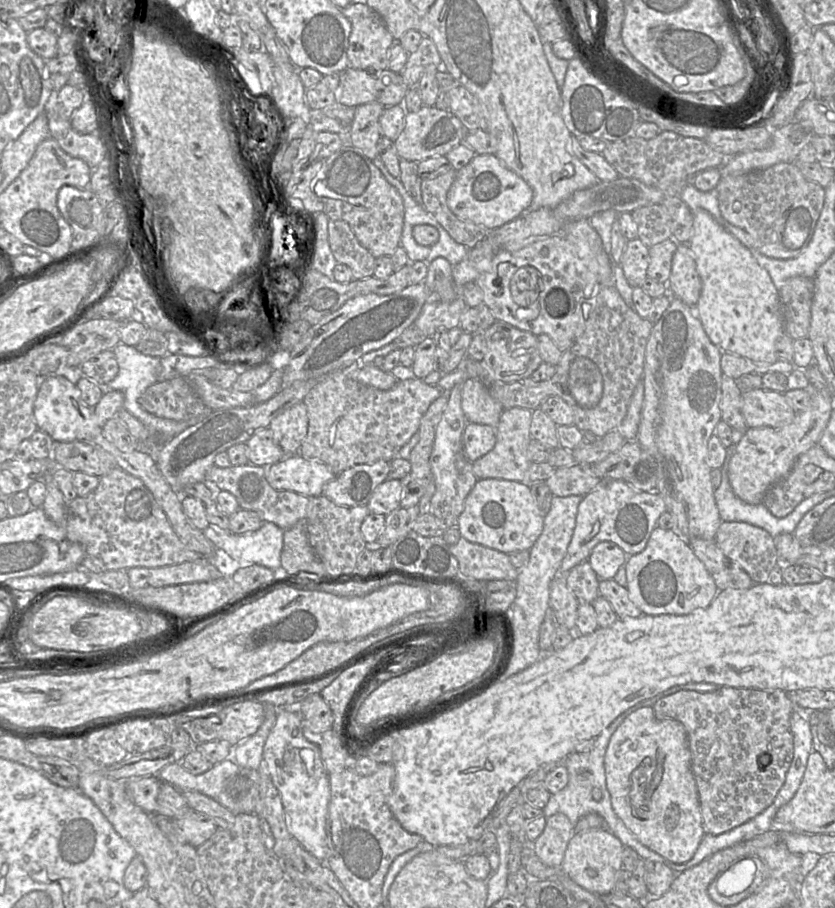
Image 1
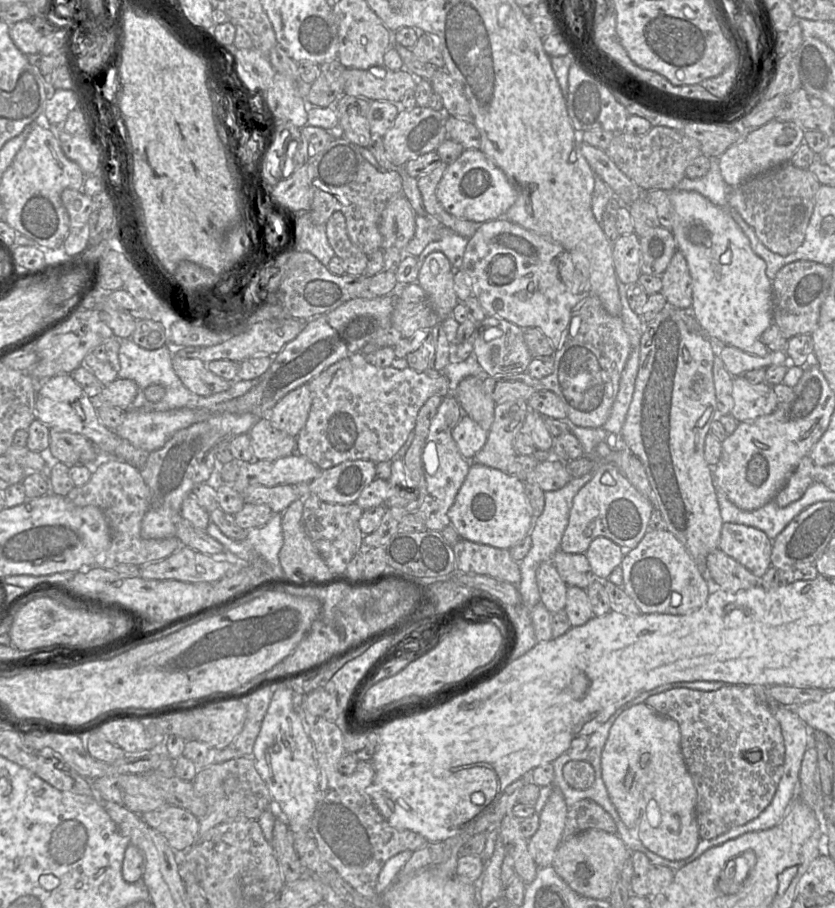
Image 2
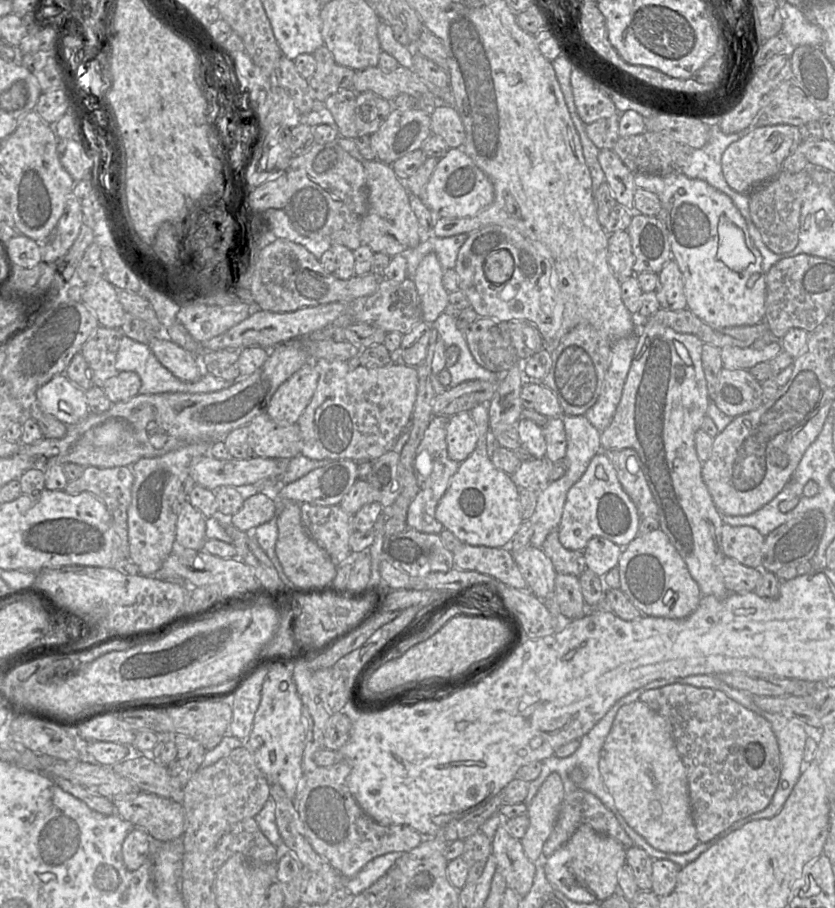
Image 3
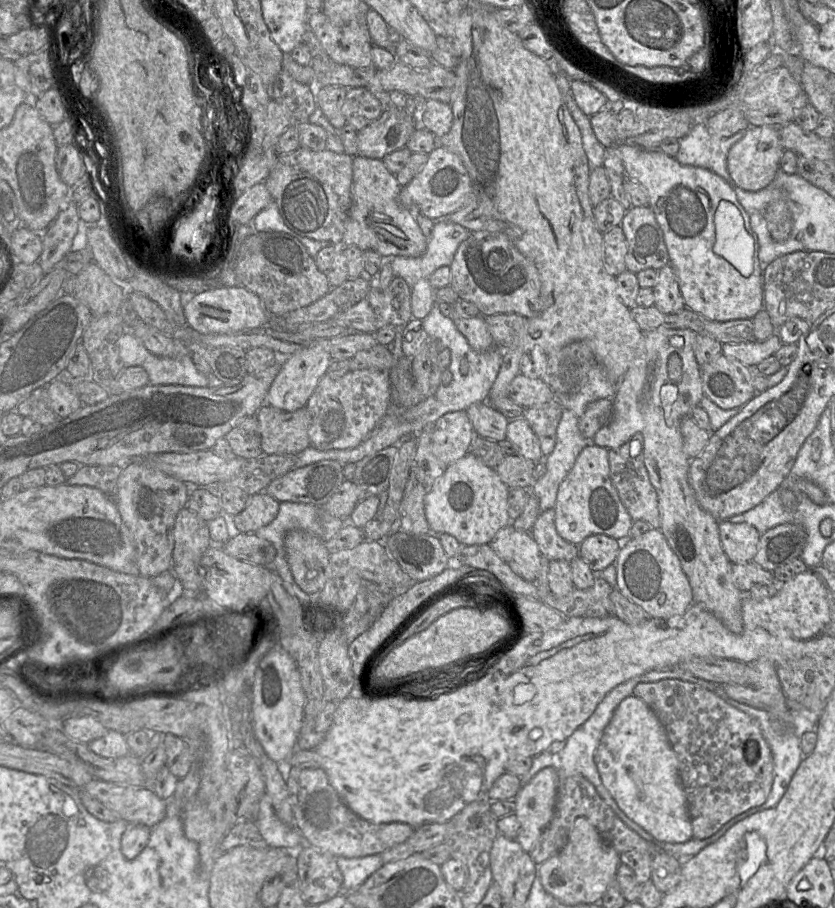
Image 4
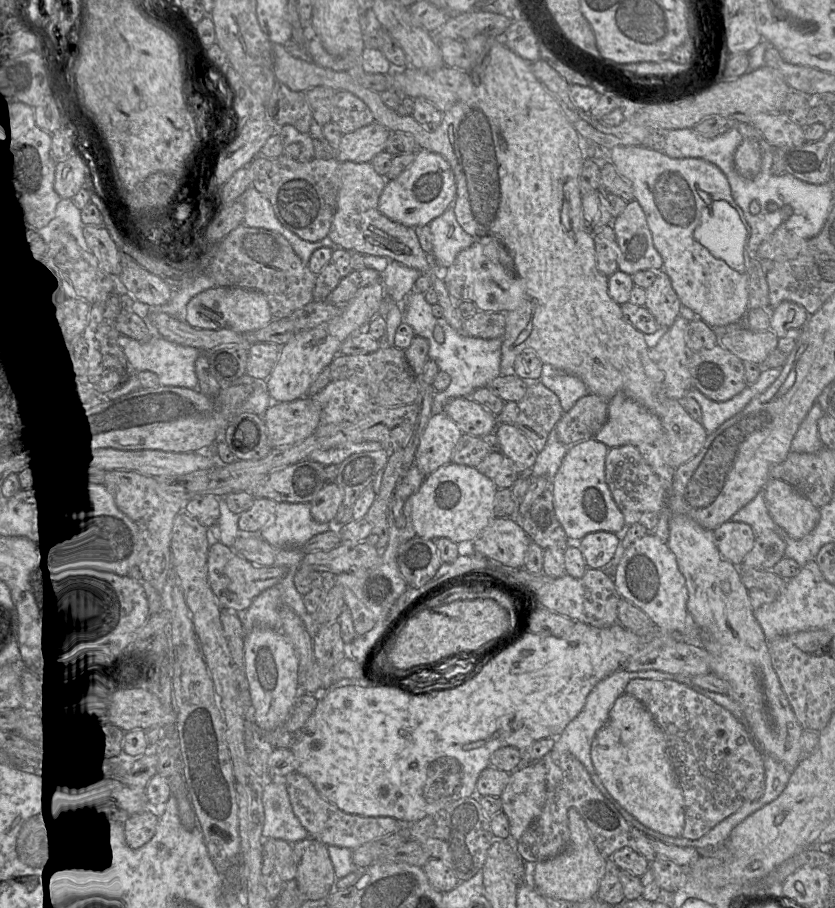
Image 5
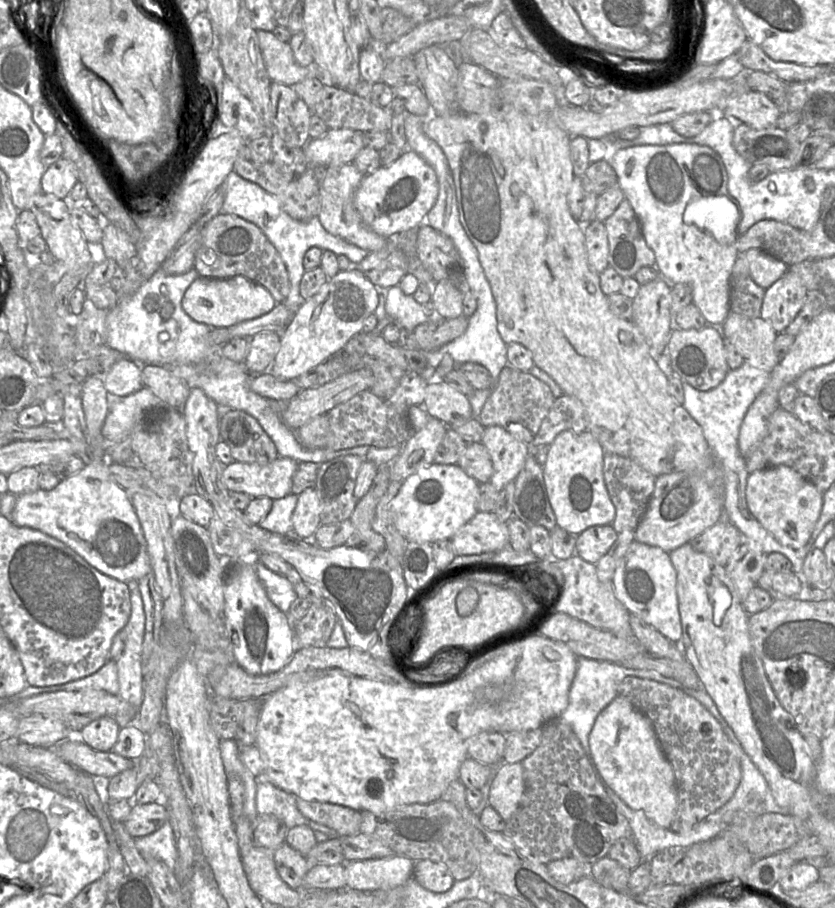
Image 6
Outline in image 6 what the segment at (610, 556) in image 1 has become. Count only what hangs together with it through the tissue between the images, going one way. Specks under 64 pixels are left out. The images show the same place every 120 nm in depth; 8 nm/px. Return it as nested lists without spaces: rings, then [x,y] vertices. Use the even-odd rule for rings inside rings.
[[[612,524],[591,526],[576,536],[576,554],[596,564],[612,547],[618,533]]]

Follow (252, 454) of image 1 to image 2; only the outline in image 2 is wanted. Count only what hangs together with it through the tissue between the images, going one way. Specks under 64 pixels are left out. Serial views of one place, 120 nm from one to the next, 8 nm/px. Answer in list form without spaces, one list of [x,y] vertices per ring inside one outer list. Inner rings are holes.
[[[261,417],[248,435],[254,460],[275,460],[296,452],[296,438],[276,429],[268,417]]]

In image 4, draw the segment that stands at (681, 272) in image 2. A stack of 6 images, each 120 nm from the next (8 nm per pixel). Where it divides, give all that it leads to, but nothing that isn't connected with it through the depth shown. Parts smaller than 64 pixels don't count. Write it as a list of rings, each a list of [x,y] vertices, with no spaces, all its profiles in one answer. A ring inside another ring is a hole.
[[[670,264],[658,271],[657,283],[652,289],[655,299],[654,306],[661,312],[675,314],[686,308],[676,274]]]

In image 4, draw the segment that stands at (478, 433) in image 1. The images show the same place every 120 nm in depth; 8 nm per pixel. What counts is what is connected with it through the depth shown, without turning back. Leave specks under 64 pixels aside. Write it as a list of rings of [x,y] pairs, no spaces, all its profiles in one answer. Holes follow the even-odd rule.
[[[466,410],[447,413],[432,426],[432,452],[448,466],[469,452],[474,435]]]

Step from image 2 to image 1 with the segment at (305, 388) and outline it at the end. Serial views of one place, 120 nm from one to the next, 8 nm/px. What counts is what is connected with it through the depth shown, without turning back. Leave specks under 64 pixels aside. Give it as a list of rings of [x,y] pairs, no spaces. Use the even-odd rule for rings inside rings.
[[[300,402],[277,416],[269,425],[285,456],[298,454],[308,430],[306,405]]]

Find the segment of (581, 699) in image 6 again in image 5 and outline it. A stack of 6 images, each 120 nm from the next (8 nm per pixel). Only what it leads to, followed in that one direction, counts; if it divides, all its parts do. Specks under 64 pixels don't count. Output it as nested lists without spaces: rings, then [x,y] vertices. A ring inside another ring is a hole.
[[[619,669],[610,675],[606,676],[600,682],[598,682],[595,687],[588,694],[585,704],[578,715],[565,727],[562,733],[555,741],[553,750],[568,751],[573,754],[587,769],[589,772],[593,783],[597,788],[612,802],[615,799],[607,791],[601,780],[599,779],[596,770],[594,768],[591,749],[592,743],[598,731],[605,725],[608,720],[610,710],[614,705],[615,701],[619,696],[626,693],[625,689],[630,680],[635,678],[641,679],[660,679],[660,680],[670,680],[675,679],[679,682],[685,683],[690,686],[693,684],[690,679],[691,676],[674,676],[672,674],[662,672],[659,670],[642,670],[642,671],[627,671],[625,669]]]

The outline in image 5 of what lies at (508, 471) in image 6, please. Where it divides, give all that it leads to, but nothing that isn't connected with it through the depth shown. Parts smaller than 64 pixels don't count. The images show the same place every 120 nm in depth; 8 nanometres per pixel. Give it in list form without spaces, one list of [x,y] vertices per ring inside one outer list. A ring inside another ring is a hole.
[[[499,423],[494,433],[499,440],[501,453],[515,463],[519,473],[532,468],[538,452],[520,429]]]

